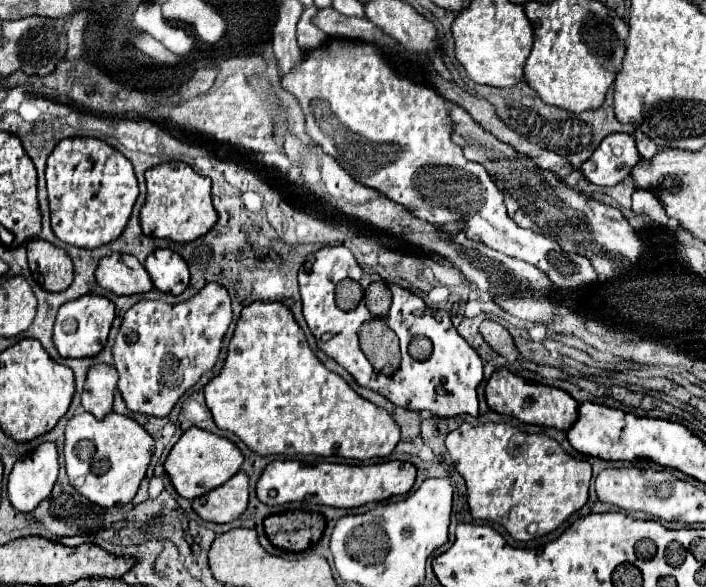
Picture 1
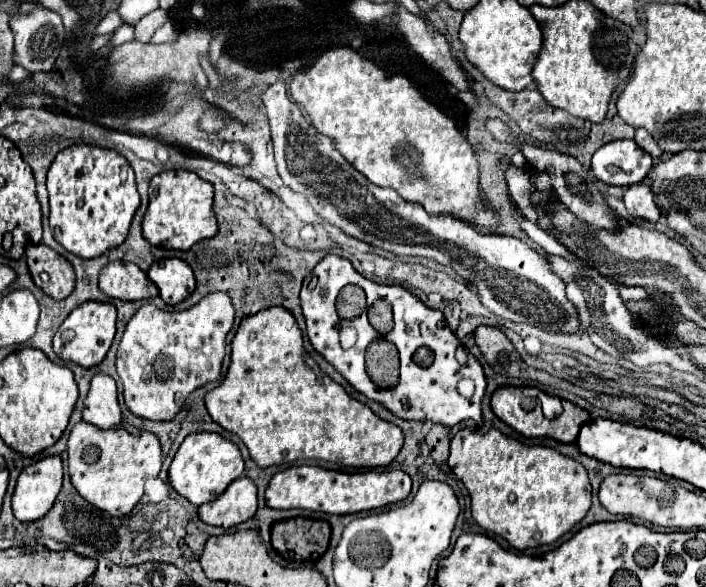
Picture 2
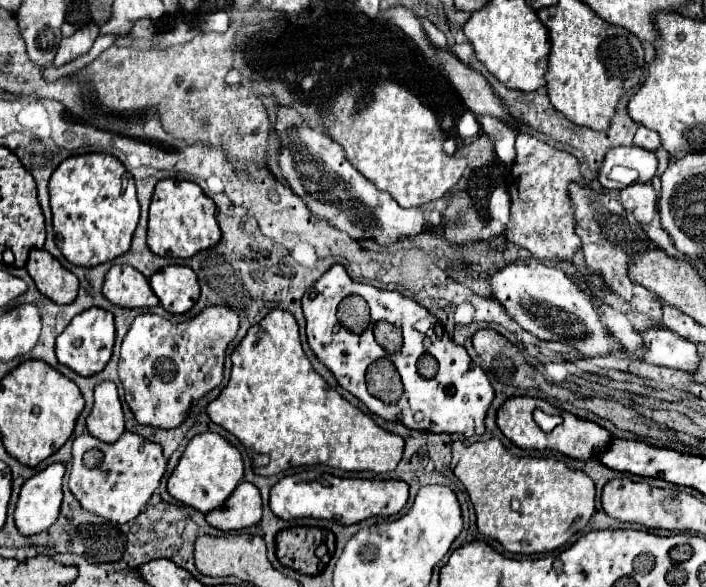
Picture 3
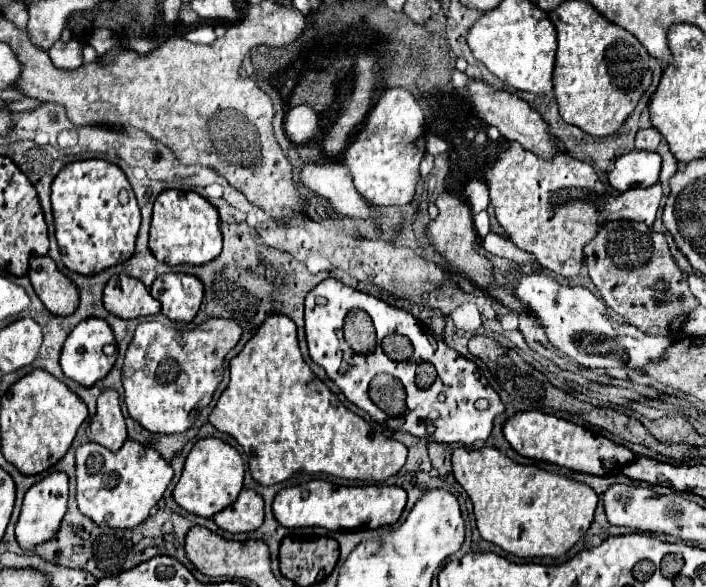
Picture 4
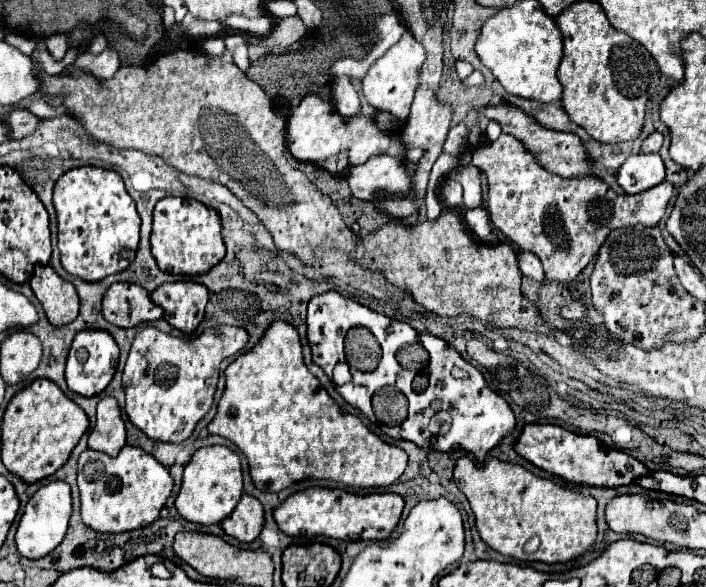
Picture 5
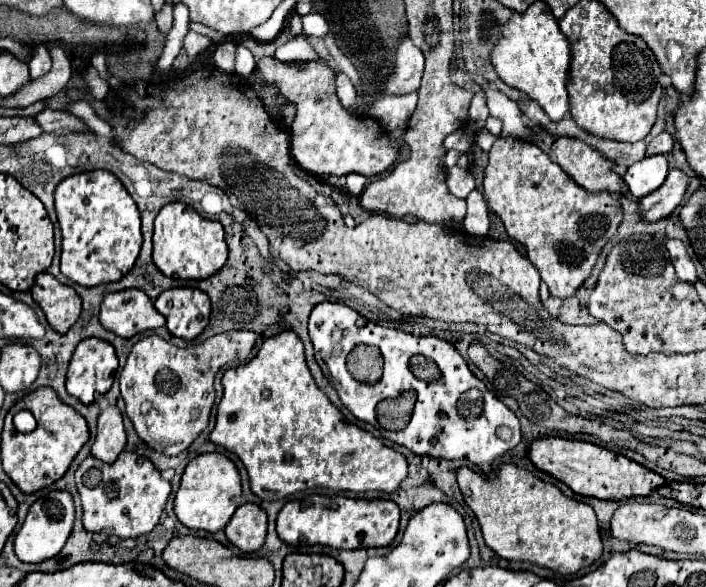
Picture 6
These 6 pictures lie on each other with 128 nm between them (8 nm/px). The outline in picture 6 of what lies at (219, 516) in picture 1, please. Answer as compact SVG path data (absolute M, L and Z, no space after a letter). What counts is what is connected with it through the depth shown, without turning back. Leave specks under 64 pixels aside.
M244 502L224 528L226 538L244 552L254 552L266 538L266 512L254 504Z

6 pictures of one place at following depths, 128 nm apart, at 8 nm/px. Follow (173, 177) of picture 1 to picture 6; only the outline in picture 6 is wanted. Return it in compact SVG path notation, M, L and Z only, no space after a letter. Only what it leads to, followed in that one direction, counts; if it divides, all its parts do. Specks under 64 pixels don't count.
M184 202L166 204L154 222L154 264L168 278L202 280L212 276L226 264L228 248L224 228L218 220L202 218L192 206Z

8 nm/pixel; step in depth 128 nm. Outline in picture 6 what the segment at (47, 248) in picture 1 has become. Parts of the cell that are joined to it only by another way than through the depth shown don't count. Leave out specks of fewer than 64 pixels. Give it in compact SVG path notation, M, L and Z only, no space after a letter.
M42 272L32 286L32 296L40 304L40 308L46 314L48 324L60 332L66 334L72 324L78 320L82 310L82 300L76 294L74 288L60 284L52 274Z

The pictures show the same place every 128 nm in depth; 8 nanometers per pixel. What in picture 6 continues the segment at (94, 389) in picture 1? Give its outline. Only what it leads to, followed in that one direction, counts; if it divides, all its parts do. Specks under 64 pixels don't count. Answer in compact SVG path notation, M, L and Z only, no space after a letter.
M108 406L98 416L98 434L92 444L92 456L102 462L114 462L126 446L122 414L116 406Z

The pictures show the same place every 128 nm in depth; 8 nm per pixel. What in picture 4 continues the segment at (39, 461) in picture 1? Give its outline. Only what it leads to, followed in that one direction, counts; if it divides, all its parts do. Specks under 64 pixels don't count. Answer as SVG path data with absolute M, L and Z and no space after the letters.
M52 472L40 482L32 484L28 492L24 494L20 518L16 522L16 540L22 548L34 548L46 540L50 540L56 532L58 526L66 514L68 506L68 476L64 472Z

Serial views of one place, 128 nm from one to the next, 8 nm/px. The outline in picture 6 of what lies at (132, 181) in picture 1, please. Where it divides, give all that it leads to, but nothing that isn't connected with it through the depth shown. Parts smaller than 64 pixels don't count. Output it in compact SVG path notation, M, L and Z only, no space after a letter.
M108 170L80 172L56 188L56 214L62 230L62 264L66 278L82 286L116 282L128 274L142 246L140 212L122 182Z

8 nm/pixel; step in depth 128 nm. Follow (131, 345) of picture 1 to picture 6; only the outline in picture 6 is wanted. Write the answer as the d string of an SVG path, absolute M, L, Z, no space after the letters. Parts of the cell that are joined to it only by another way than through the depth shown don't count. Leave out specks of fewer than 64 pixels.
M250 330L222 332L190 348L178 348L154 334L138 340L120 376L126 414L138 436L162 454L172 456L186 450L208 426L214 404L216 372L230 362L246 360L254 344L256 334Z

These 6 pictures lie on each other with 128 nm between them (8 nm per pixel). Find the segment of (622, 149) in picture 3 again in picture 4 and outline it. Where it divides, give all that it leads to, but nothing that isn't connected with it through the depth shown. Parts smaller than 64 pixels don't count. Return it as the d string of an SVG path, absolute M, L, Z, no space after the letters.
M632 150L614 162L612 172L608 172L608 182L614 190L624 192L632 186L656 184L658 174L660 174L660 154Z

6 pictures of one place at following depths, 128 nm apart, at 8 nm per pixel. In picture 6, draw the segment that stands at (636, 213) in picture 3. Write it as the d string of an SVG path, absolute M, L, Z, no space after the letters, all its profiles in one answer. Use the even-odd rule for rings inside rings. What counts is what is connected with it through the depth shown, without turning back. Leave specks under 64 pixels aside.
M500 138L488 152L488 166L484 176L484 196L490 202L490 210L502 220L512 240L526 248L528 260L536 266L542 280L554 298L570 298L582 286L592 272L604 244L616 234L622 222L622 204L612 192L588 192L580 188L558 164L554 164L544 150L528 140ZM672 168L664 180L664 184L638 200L640 220L642 222L656 222L662 218L668 218L676 206L682 202L682 196L688 188L688 176L682 170Z

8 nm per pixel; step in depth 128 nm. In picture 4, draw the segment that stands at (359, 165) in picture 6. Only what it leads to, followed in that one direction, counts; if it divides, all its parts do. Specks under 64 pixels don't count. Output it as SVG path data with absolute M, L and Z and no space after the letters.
M306 104L296 106L286 114L284 128L286 128L288 138L294 144L304 144L304 142L310 142L310 140L318 140L318 142L324 140L324 134L320 130L320 118Z

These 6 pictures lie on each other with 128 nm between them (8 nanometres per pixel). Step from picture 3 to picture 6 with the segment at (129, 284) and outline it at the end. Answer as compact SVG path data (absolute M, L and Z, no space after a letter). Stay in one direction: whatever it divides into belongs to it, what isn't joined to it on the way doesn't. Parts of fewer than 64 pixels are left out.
M138 288L106 294L100 308L100 322L118 336L130 338L134 334L160 328L166 318L154 308L154 302Z

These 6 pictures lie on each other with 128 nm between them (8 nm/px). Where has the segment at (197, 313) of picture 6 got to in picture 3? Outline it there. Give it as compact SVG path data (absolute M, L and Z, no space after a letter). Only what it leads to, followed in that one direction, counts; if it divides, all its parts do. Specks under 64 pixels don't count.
M166 266L150 276L150 286L164 310L172 314L188 312L200 296L200 284L192 268L188 266Z

